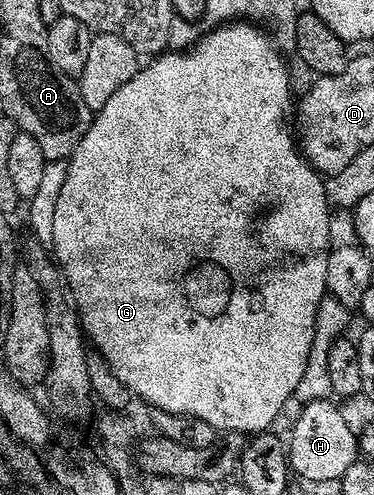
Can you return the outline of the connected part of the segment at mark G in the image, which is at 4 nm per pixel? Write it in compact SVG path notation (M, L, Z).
M227 22L222 26L212 27L206 34L186 50L167 50L158 58L144 63L121 90L117 90L101 106L101 110L91 118L89 130L81 138L81 142L67 160L67 177L65 186L61 186L61 195L57 197L57 207L53 213L53 249L54 259L57 261L64 281L73 297L73 303L79 314L79 322L88 341L93 343L94 351L99 352L107 360L111 372L127 387L132 397L144 400L144 405L169 410L173 414L189 414L193 418L201 418L215 428L216 433L242 432L244 434L258 434L268 431L271 423L279 416L279 411L287 404L287 399L298 393L301 374L305 374L305 366L309 362L309 350L313 346L313 330L317 322L317 306L321 306L321 298L328 295L327 275L329 274L329 222L333 215L333 208L327 203L324 177L309 163L297 143L296 133L287 123L293 120L293 100L291 104L291 76L287 73L287 64L279 57L280 49L270 35L267 36L258 28L255 22Z

